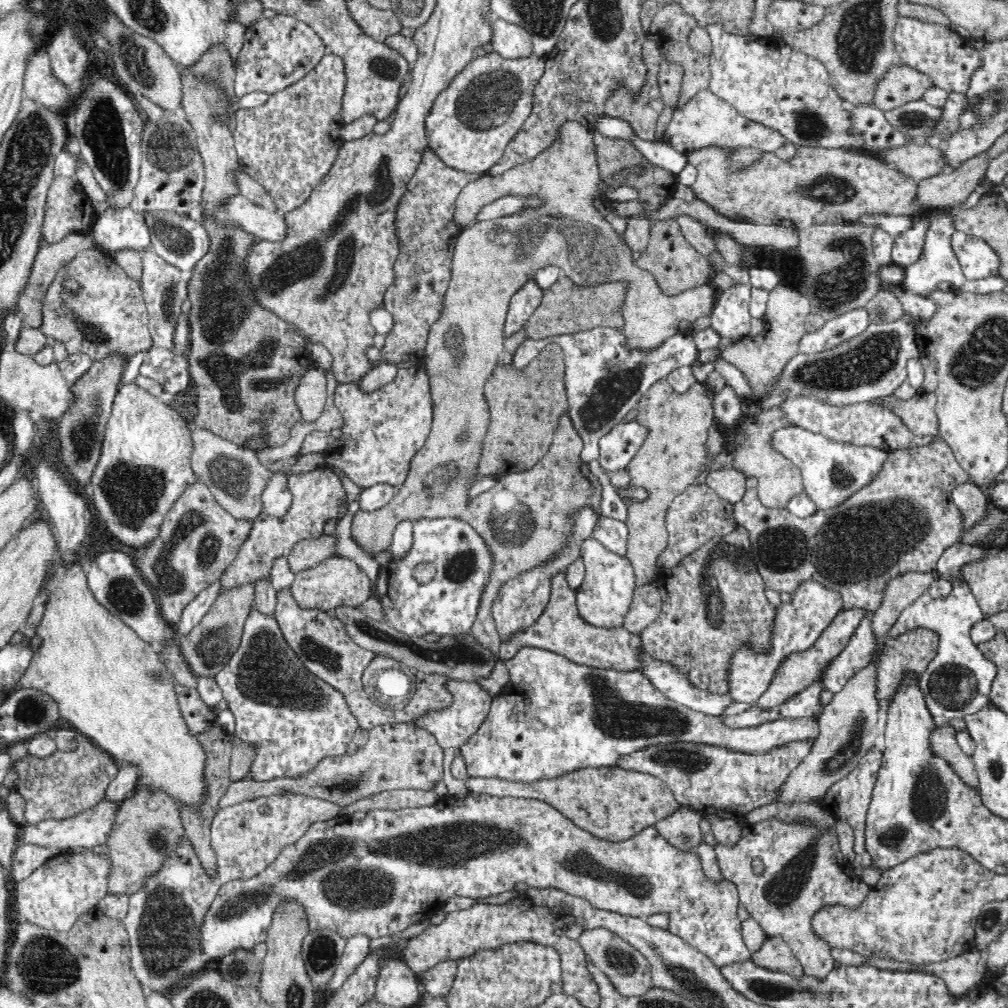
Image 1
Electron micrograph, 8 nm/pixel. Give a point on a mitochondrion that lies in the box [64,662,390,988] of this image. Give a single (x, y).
(166, 949)

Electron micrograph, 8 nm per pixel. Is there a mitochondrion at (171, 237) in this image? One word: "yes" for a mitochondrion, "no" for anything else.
yes

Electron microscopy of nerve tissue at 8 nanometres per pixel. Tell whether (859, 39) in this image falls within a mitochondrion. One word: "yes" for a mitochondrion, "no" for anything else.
yes

